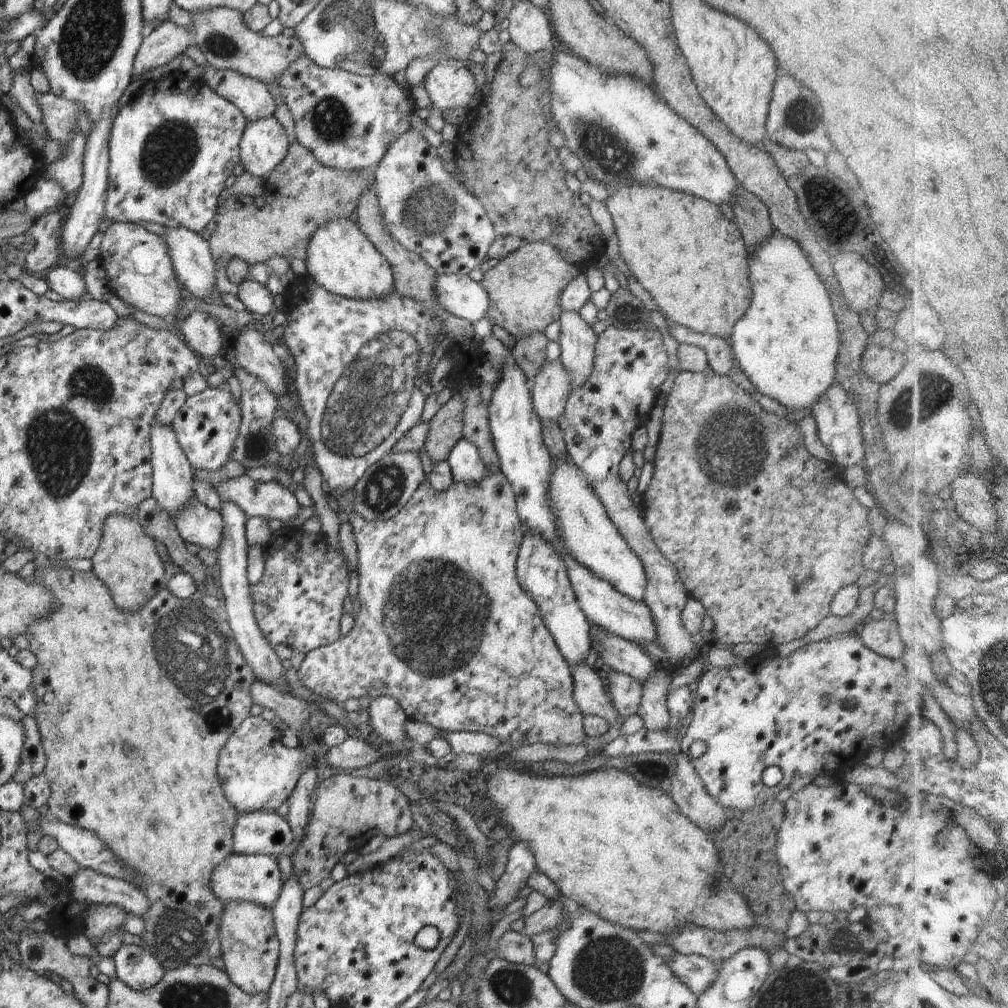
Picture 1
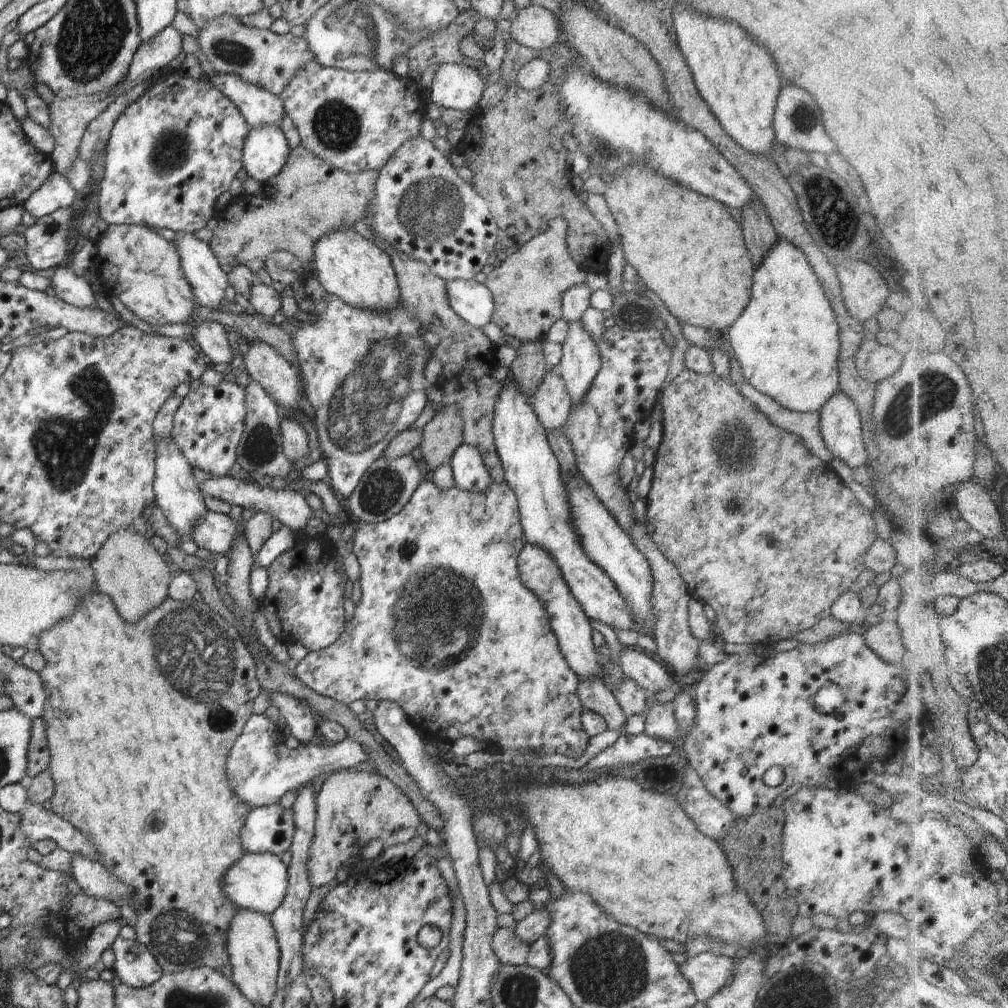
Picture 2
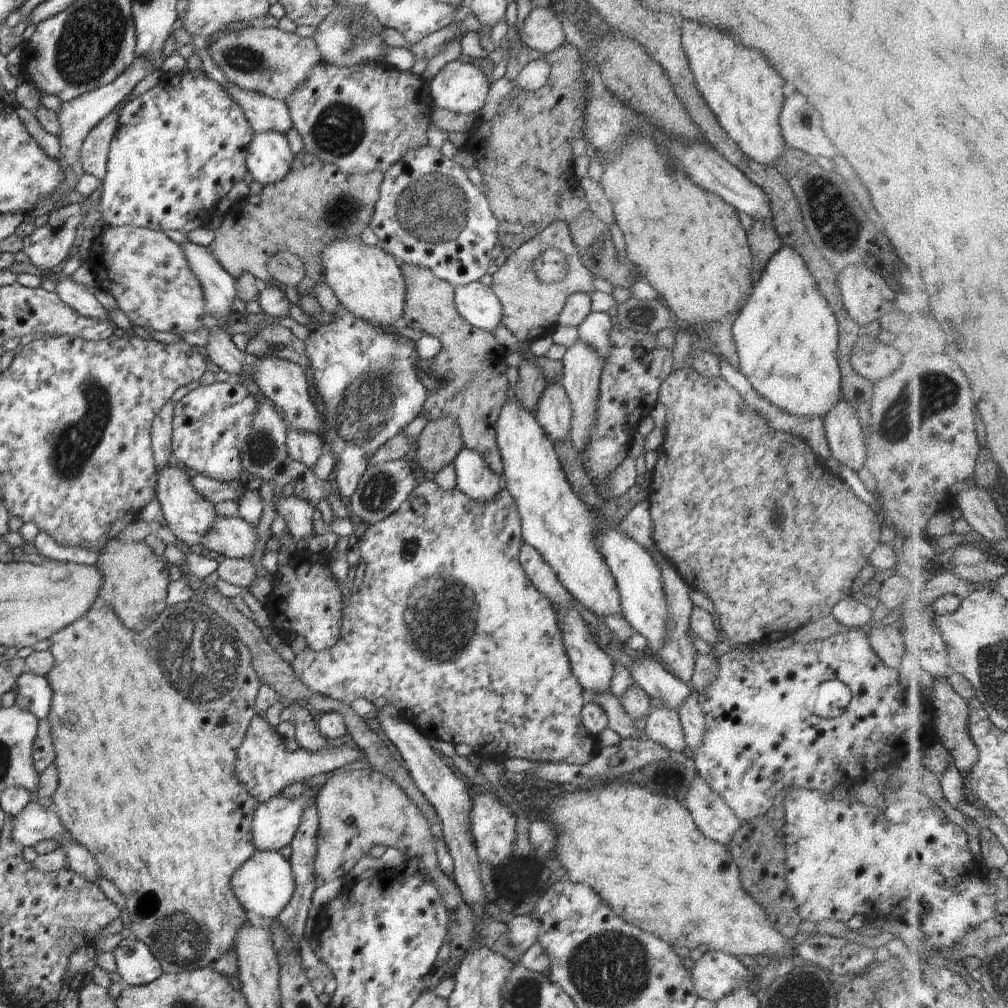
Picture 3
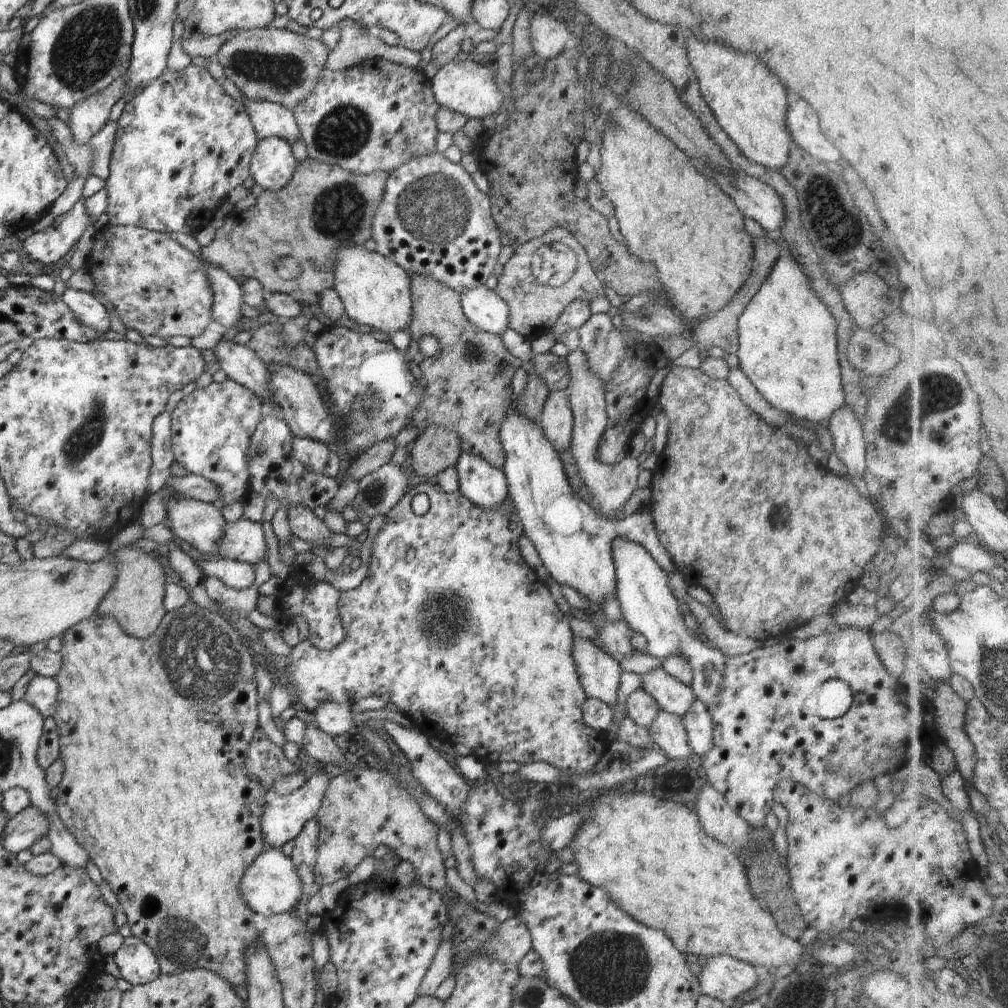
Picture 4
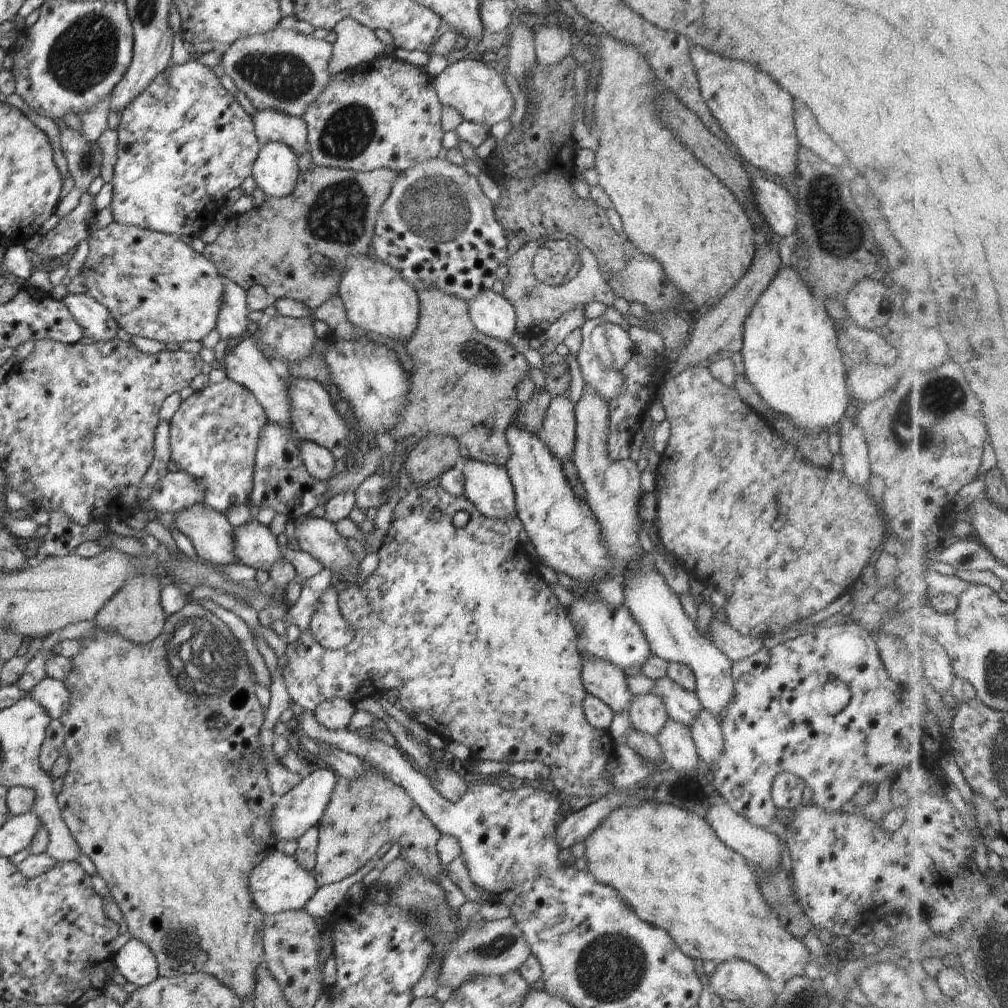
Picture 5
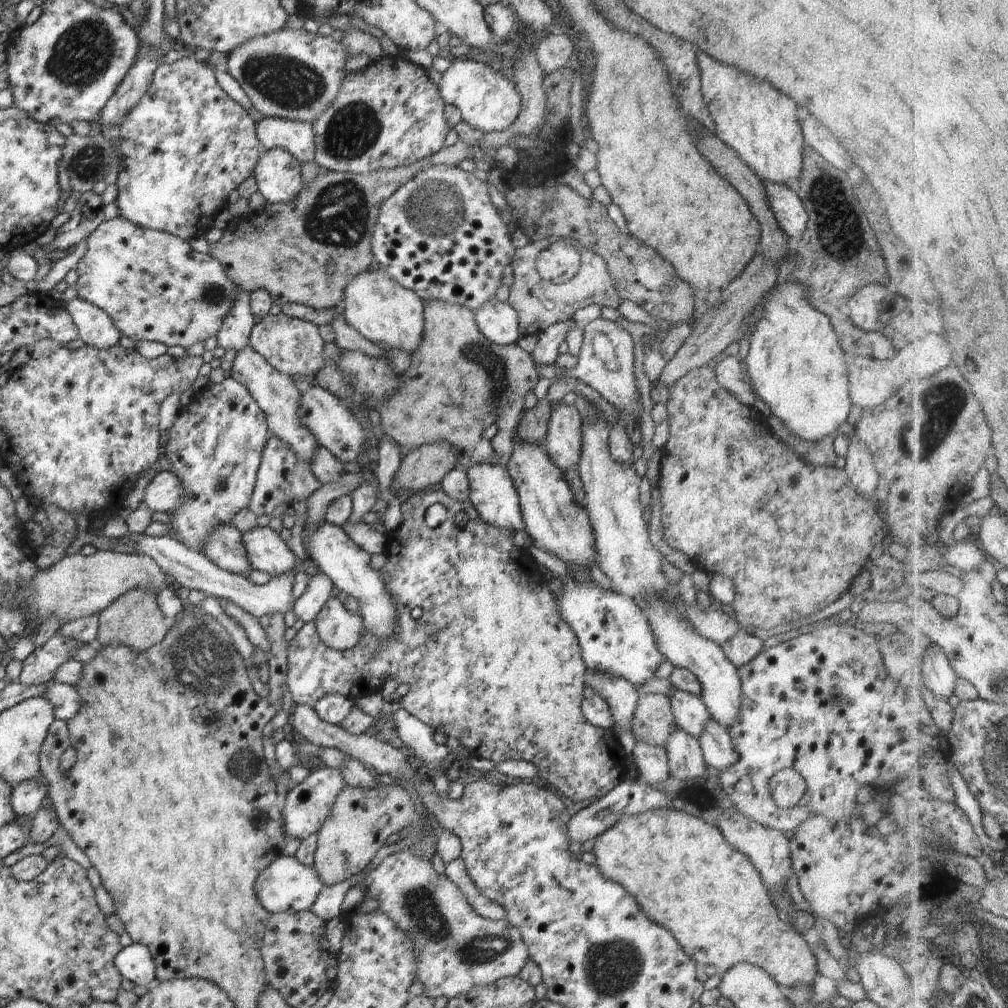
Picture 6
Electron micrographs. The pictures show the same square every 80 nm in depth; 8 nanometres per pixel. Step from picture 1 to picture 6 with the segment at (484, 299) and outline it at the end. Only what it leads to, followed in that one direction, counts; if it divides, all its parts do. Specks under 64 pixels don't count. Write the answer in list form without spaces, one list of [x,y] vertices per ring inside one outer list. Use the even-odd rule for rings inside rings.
[[[489,298],[473,313],[480,332],[497,345],[506,346],[521,338],[517,312],[507,301]]]

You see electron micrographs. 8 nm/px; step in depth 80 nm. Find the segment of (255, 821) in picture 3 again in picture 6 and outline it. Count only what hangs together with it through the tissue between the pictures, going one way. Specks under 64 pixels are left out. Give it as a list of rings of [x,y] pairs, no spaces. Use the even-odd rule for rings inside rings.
[[[337,768],[313,770],[301,783],[296,783],[281,799],[281,821],[283,831],[289,838],[305,839],[308,835],[318,834],[320,827],[328,820],[337,794],[348,784]]]

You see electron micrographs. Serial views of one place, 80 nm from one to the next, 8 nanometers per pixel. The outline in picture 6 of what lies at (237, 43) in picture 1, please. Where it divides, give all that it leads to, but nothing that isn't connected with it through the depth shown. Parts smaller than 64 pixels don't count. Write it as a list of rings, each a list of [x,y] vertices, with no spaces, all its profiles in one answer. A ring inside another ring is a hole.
[[[281,28],[276,32],[251,38],[237,46],[227,55],[227,72],[240,84],[260,117],[278,117],[312,124],[331,105],[337,97],[341,82],[345,77],[344,69],[347,51],[340,41],[332,37],[312,34],[304,29]]]

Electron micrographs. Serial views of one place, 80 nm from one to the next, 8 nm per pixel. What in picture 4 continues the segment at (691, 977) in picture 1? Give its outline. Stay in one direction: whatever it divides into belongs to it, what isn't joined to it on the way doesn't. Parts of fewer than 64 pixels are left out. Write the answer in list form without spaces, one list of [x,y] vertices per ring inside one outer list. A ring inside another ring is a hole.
[[[728,954],[711,956],[701,967],[697,977],[701,994],[723,1003],[731,1003],[755,986],[762,974],[754,965]]]

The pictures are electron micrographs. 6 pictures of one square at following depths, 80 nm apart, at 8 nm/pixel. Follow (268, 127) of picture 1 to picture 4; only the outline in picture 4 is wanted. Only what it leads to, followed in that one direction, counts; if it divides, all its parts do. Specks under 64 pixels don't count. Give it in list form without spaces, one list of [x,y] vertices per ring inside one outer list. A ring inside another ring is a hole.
[[[266,137],[253,150],[249,173],[263,190],[280,190],[291,181],[297,160],[291,144],[278,137]]]

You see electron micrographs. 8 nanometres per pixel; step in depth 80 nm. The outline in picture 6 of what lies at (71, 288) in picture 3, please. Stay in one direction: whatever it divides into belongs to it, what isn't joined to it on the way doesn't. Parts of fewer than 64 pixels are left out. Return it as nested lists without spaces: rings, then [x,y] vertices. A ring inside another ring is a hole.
[[[77,296],[64,303],[77,328],[77,335],[86,345],[107,349],[118,344],[121,332],[104,310]]]

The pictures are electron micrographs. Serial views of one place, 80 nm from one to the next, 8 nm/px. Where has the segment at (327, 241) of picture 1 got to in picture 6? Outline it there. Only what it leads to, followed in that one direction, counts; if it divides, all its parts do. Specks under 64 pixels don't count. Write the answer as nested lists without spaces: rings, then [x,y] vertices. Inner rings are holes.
[[[368,269],[346,283],[342,305],[343,316],[365,339],[382,342],[391,348],[404,349],[410,356],[420,344],[424,330],[423,300],[399,285],[382,269]]]

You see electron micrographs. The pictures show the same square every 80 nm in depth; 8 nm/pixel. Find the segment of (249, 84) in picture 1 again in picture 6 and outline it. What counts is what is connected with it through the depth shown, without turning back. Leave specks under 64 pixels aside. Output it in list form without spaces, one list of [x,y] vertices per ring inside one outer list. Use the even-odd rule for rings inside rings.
[[[259,117],[255,126],[256,136],[263,144],[263,150],[280,147],[287,150],[296,160],[302,162],[315,162],[315,134],[310,123],[286,120],[278,117]]]

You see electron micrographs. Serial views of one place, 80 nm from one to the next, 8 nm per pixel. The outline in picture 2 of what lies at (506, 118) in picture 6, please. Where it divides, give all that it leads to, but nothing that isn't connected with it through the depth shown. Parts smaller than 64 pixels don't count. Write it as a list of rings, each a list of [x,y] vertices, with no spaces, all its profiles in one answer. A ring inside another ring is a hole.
[[[442,63],[435,70],[428,100],[447,109],[472,111],[478,106],[487,84],[474,67]]]

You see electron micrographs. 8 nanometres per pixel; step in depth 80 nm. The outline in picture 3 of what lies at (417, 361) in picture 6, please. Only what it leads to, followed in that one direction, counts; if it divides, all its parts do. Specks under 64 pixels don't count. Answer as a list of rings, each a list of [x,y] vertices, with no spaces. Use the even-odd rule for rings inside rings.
[[[399,264],[405,282],[405,301],[402,323],[408,333],[412,335],[432,334],[440,341],[440,352],[436,358],[420,359],[417,367],[429,373],[437,383],[438,388],[427,390],[427,399],[424,402],[421,414],[426,420],[436,420],[442,417],[452,417],[461,430],[463,446],[475,450],[487,462],[492,472],[495,472],[501,480],[503,476],[503,460],[496,442],[495,426],[503,404],[511,396],[511,386],[506,379],[505,370],[509,367],[504,363],[508,350],[498,343],[492,332],[485,331],[468,324],[458,314],[455,307],[454,287],[445,280],[438,278],[431,270],[414,266],[413,264]]]

